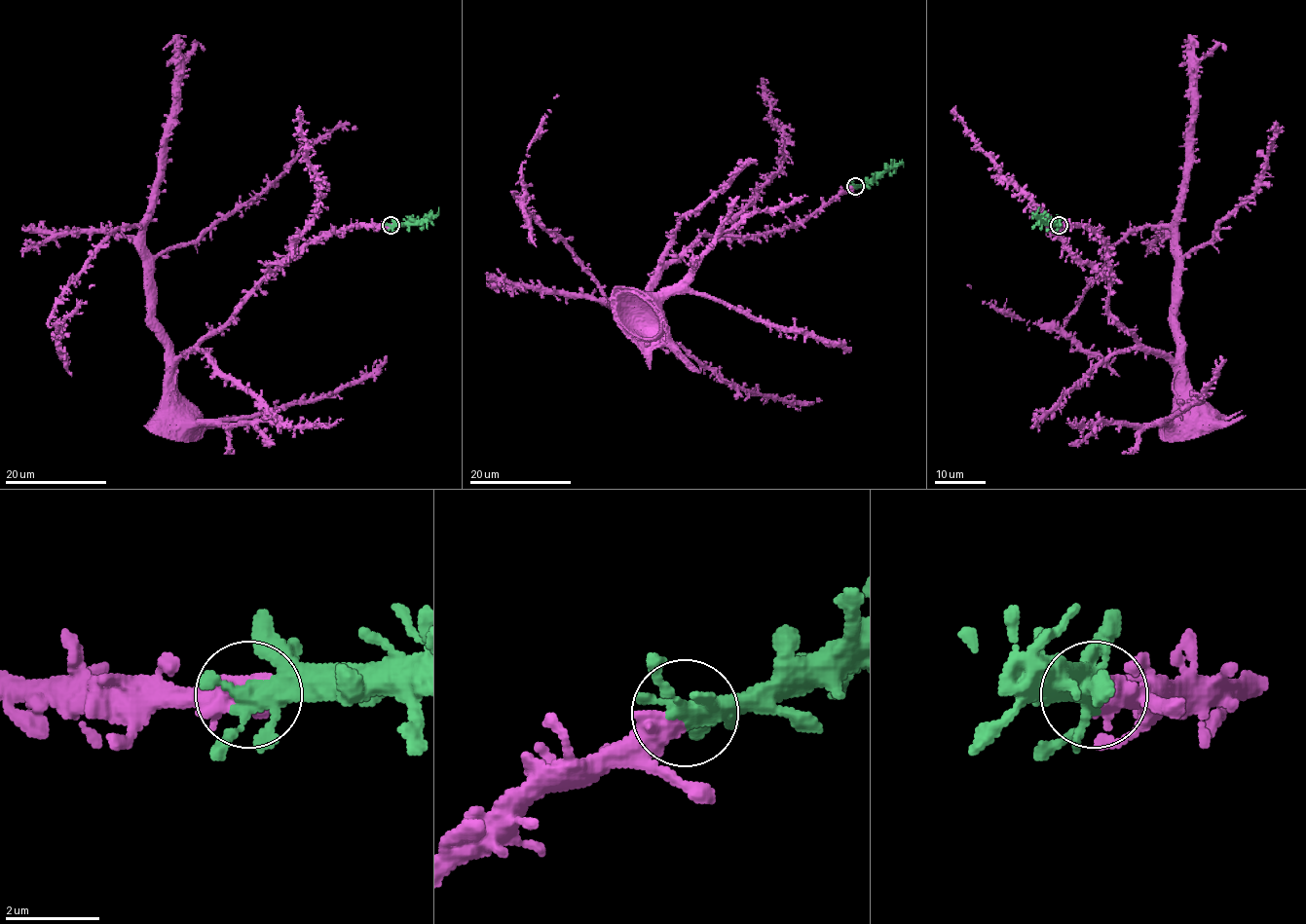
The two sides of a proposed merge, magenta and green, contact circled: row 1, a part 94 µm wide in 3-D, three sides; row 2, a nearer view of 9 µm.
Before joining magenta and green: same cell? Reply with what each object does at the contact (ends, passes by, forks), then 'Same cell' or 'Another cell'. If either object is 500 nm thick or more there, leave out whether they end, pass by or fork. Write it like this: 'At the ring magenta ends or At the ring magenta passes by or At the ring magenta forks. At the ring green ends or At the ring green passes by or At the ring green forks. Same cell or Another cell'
Same cell

